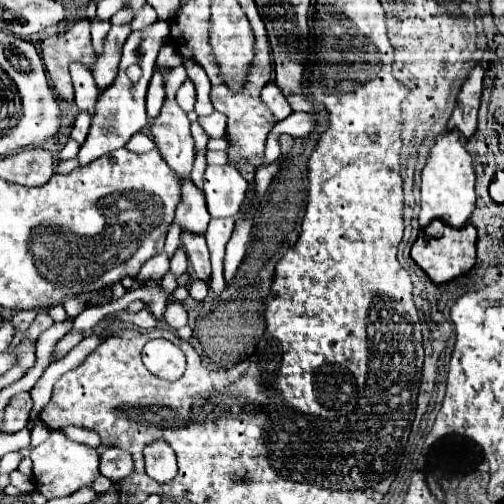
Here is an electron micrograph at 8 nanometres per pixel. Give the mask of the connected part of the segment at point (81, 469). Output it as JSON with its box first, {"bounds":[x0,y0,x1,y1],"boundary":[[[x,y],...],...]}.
{"bounds":[30,431,100,500],"boundary":[[[52,431],[52,435],[44,443],[32,449],[30,458],[33,463],[36,490],[42,493],[47,500],[72,495],[74,491],[78,491],[82,487],[92,487],[94,479],[98,479],[98,475],[100,475],[100,471],[98,471],[100,457],[98,457],[96,449],[70,441],[68,437],[64,437],[62,431]]]}

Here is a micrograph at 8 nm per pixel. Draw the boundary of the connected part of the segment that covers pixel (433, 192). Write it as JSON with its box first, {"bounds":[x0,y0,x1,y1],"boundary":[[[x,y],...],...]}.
{"bounds":[420,131,476,229],"boundary":[[[446,131],[436,139],[436,145],[430,151],[430,157],[426,161],[426,167],[422,169],[422,199],[420,199],[420,227],[430,225],[434,219],[446,221],[446,225],[460,229],[468,223],[476,195],[474,195],[474,167],[472,157],[464,149],[464,143],[460,139],[458,131]]]}

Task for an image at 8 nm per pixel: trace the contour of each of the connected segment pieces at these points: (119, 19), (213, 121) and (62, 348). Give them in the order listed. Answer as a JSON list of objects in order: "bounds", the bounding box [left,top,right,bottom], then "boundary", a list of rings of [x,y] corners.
[{"bounds":[110,7,134,25],"boundary":[[[128,7],[121,8],[115,15],[110,19],[113,25],[130,24],[133,20],[134,12]]]},{"bounds":[198,111,226,139],"boundary":[[[214,111],[214,113],[208,115],[208,117],[198,117],[198,123],[200,123],[202,129],[204,129],[210,137],[214,137],[214,139],[224,137],[224,133],[226,133],[226,115],[222,115],[222,113],[218,113],[218,111]]]},{"bounds":[52,333,84,361],"boundary":[[[68,333],[64,339],[60,339],[60,341],[56,343],[56,349],[52,351],[52,361],[62,359],[82,337],[84,337],[84,333]]]}]

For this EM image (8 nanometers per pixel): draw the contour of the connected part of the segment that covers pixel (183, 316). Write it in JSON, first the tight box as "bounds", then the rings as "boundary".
{"bounds":[164,301,188,329],"boundary":[[[176,301],[168,303],[166,313],[164,313],[164,321],[166,321],[166,325],[172,327],[172,329],[184,327],[184,325],[188,323],[188,313],[186,313],[184,305],[182,305],[182,303],[176,303]]]}

